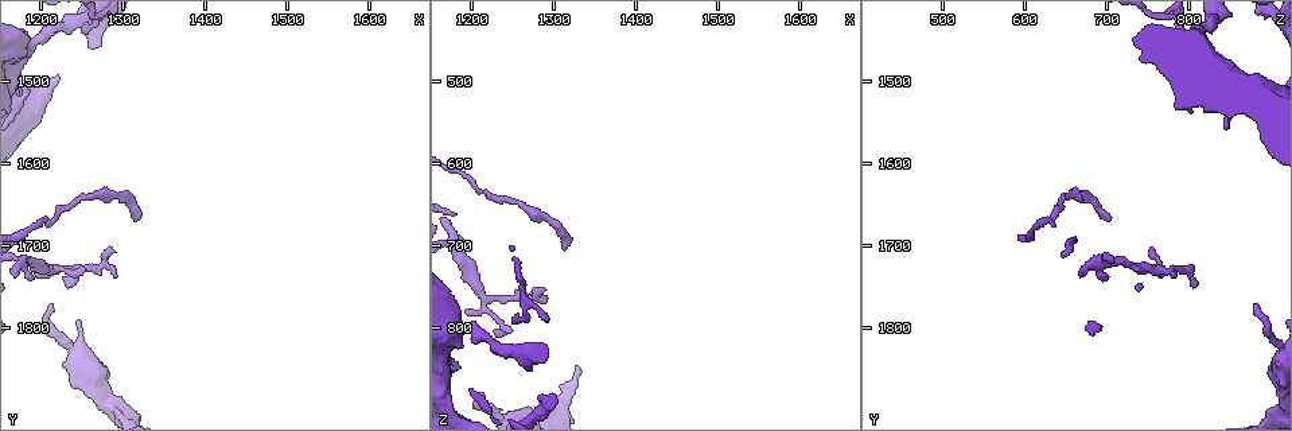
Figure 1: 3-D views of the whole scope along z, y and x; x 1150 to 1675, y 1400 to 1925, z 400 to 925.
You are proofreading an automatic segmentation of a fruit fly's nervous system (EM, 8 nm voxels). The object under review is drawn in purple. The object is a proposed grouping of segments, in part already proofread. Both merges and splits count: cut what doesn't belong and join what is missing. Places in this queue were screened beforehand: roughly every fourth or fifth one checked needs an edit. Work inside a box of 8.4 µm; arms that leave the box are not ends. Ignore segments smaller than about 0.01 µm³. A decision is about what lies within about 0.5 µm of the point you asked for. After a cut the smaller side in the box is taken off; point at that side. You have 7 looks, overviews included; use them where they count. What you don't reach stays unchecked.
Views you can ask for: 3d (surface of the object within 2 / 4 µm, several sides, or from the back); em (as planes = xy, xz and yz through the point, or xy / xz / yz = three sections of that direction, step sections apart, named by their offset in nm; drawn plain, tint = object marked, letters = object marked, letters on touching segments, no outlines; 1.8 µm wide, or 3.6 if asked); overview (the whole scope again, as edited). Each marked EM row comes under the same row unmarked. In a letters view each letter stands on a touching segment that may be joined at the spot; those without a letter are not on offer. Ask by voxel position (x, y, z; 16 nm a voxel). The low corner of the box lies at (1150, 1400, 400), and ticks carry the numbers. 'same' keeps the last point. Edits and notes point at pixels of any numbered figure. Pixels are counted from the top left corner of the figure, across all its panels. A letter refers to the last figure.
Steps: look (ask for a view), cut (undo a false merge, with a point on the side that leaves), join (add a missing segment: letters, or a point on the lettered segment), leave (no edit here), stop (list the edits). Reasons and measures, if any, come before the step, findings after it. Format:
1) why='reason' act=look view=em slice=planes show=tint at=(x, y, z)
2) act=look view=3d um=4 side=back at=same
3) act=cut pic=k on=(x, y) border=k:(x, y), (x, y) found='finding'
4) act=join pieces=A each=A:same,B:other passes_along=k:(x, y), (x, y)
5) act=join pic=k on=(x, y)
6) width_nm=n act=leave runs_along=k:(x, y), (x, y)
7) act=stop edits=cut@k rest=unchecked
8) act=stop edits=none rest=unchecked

why='calibre changes' act=look view=3d um=4 at=(1190, 1450, 800)

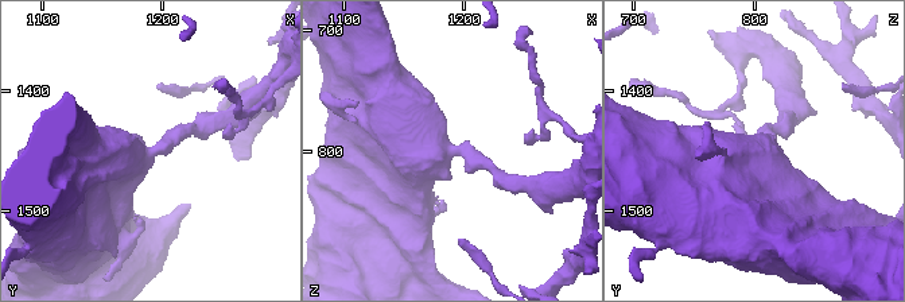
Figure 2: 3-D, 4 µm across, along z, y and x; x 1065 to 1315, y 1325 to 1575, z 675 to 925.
act=look view=em um=3.6 slice=xy step=16 show=tint at=(1192, 1448, 802)

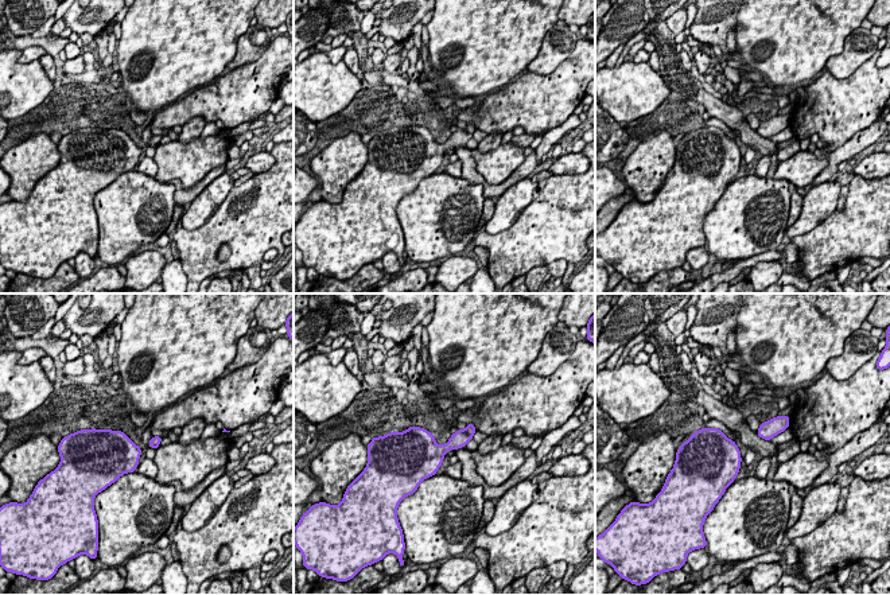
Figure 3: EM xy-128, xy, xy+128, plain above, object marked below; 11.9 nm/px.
why='another direction' act=look view=em um=3.6 slice=xz step=8 show=letters at=same

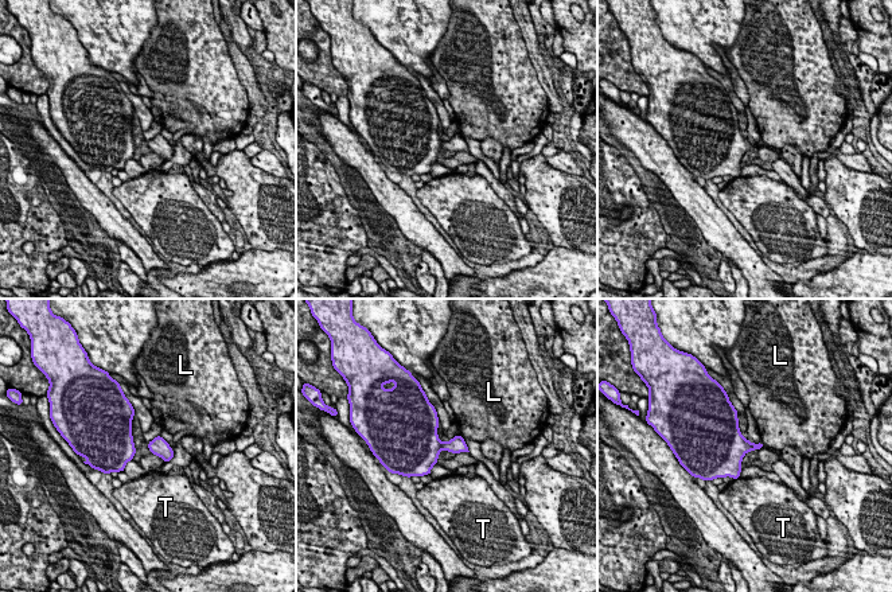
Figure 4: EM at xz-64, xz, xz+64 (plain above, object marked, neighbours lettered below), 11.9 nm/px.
longest_contact=L:100nm act=leave each=L:other,T:other border=4:(459, 433), (463, 439) found='continuous, no second neuron'

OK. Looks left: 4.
why='tapers out' act=look view=em slice=planes show=letters at=(1210, 1770, 880)

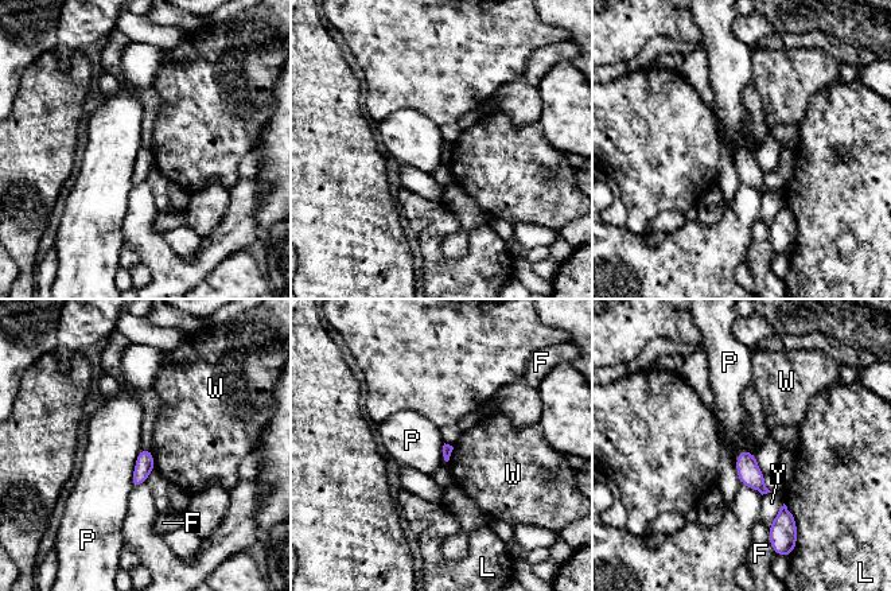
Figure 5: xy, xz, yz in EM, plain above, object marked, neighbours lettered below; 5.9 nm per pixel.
act=leave each=F:other,L:other,P:other,W:other,Y:other found='no lettered segment goes on from it'

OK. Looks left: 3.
why='tapers out' act=look view=3d um=2 at=(1315, 1665, 700)

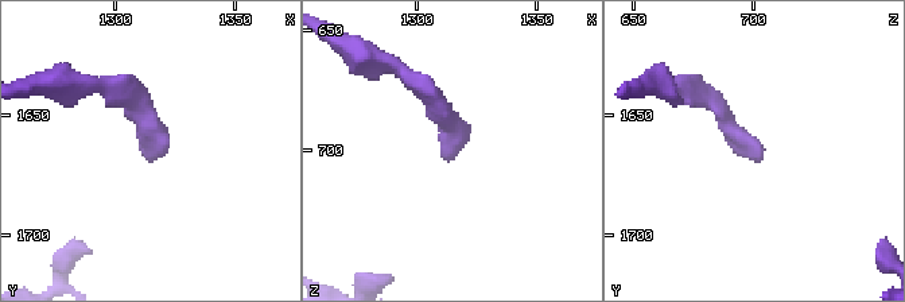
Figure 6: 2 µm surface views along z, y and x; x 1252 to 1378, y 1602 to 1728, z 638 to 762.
act=look view=em slice=planes show=letters at=(1317, 1669, 701)

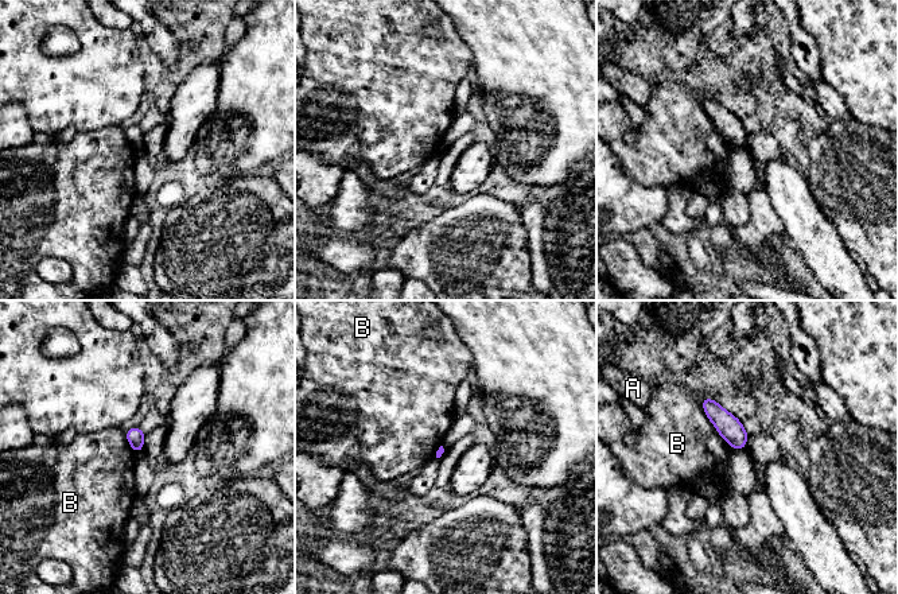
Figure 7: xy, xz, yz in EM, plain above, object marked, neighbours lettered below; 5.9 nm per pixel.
longest_contact=B:360nm act=leave each=A:other,B:other found='none of them fits'

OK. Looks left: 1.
act=stop edits=none rest=unchecked

